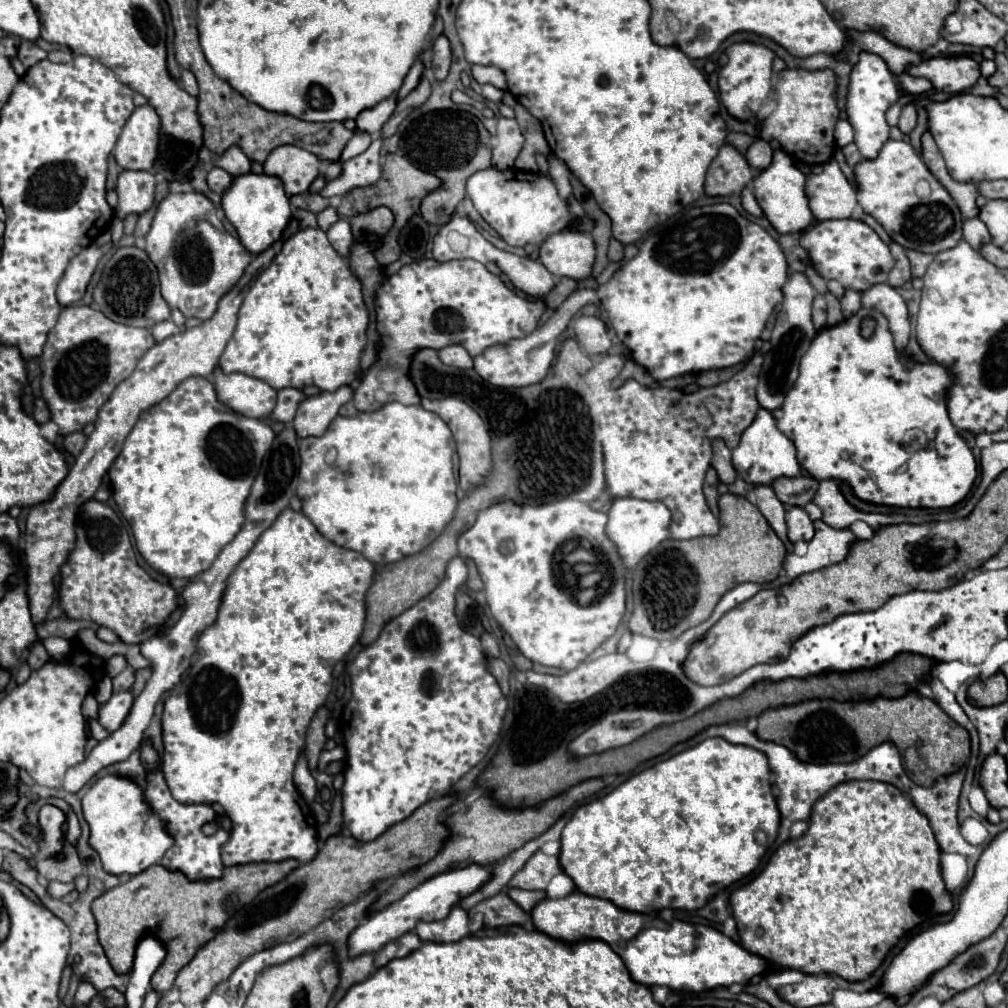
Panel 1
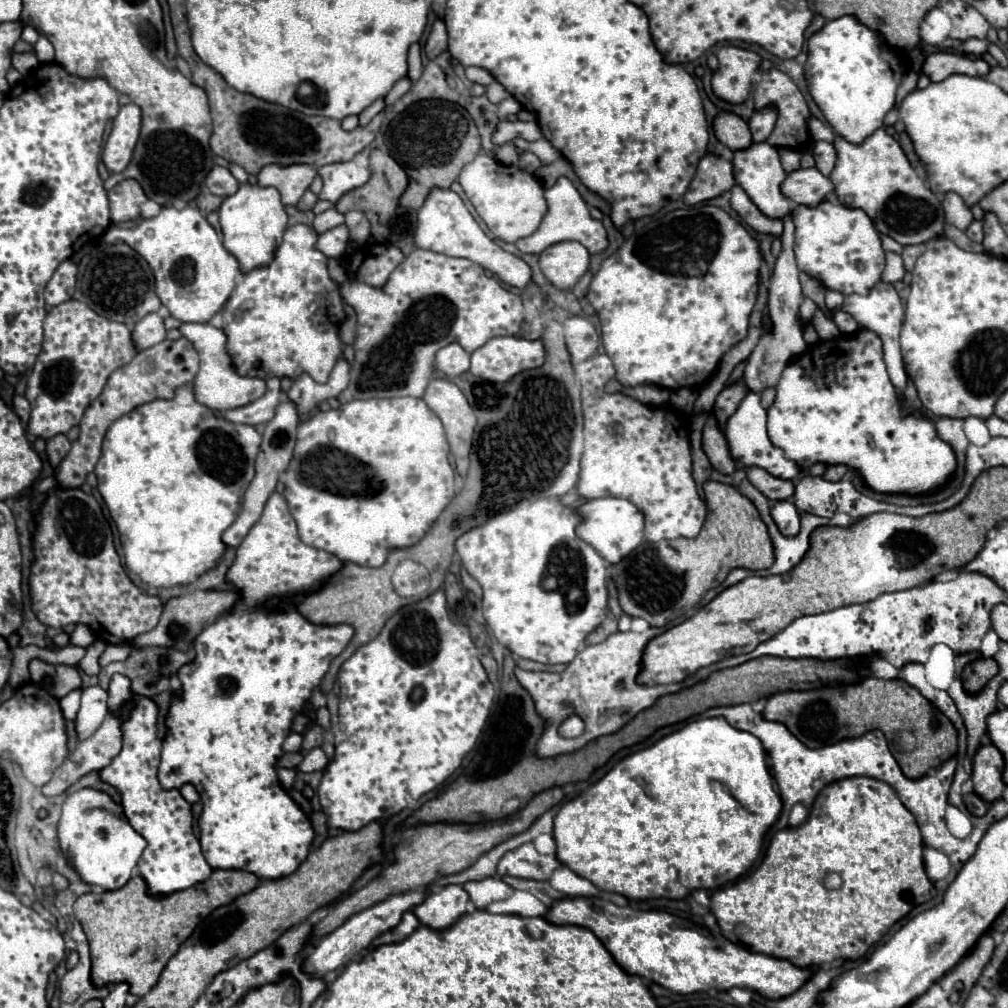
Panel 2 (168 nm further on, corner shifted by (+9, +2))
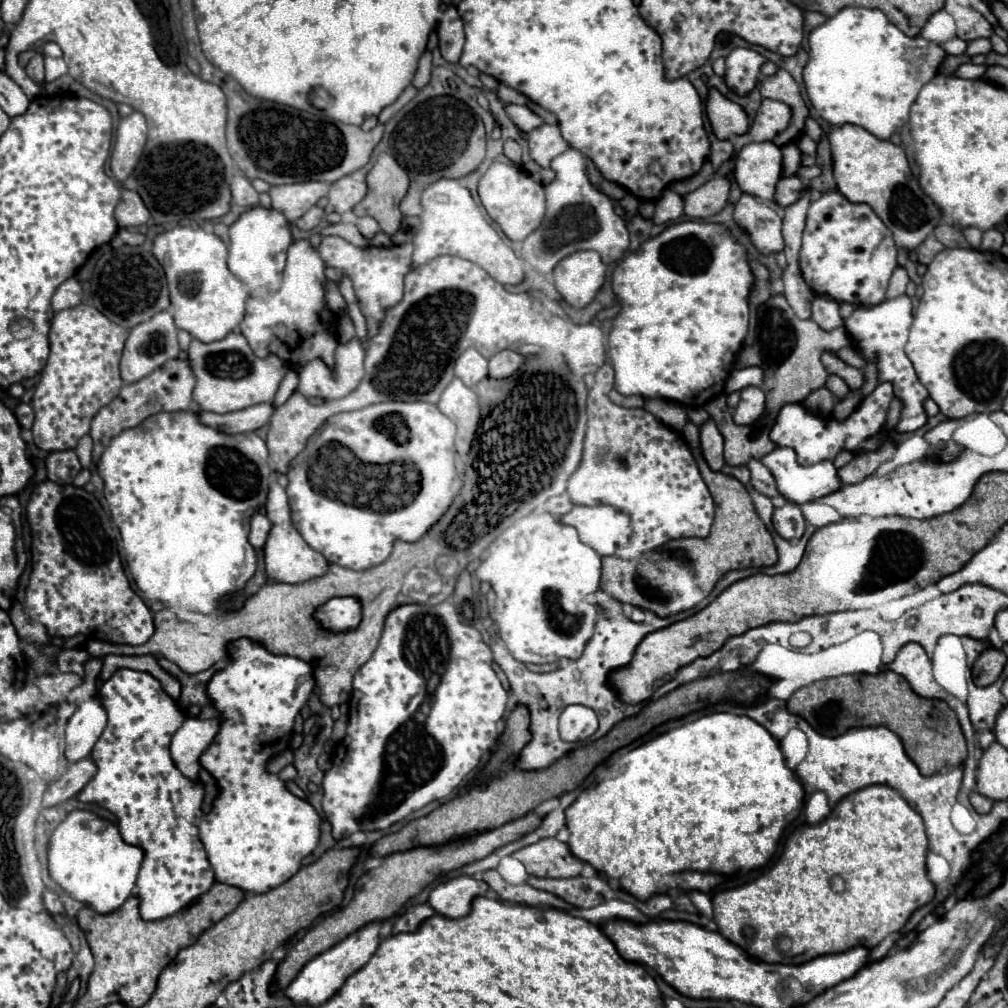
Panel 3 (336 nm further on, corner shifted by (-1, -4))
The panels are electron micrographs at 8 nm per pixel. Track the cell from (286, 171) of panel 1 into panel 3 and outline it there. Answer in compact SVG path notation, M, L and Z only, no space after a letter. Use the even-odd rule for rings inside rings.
M317 180L271 186L269 190L273 208L281 210L289 222L295 222L299 216L303 216L311 206L317 204L319 198L327 196L327 192L329 192L329 184Z

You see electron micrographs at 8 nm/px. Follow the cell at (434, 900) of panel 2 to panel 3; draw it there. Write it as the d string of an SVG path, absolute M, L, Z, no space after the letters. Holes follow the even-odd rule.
M459 876L445 884L439 884L431 892L429 904L439 916L451 916L451 920L455 920L455 916L467 916L471 900L475 900L475 896L487 896L487 890L489 888L485 882L471 876Z

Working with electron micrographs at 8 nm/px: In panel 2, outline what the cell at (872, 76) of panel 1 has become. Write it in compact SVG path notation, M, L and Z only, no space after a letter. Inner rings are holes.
M851 14L825 22L825 26L807 40L805 78L809 94L831 130L853 144L861 144L883 126L885 114L895 108L897 86L907 70L907 54L889 46L877 30L867 28Z

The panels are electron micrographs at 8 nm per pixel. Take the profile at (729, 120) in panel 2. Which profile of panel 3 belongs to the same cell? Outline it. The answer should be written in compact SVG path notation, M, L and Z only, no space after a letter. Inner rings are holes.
M717 90L709 92L707 118L719 140L729 140L731 136L741 136L749 130L749 120L743 108L721 96Z

